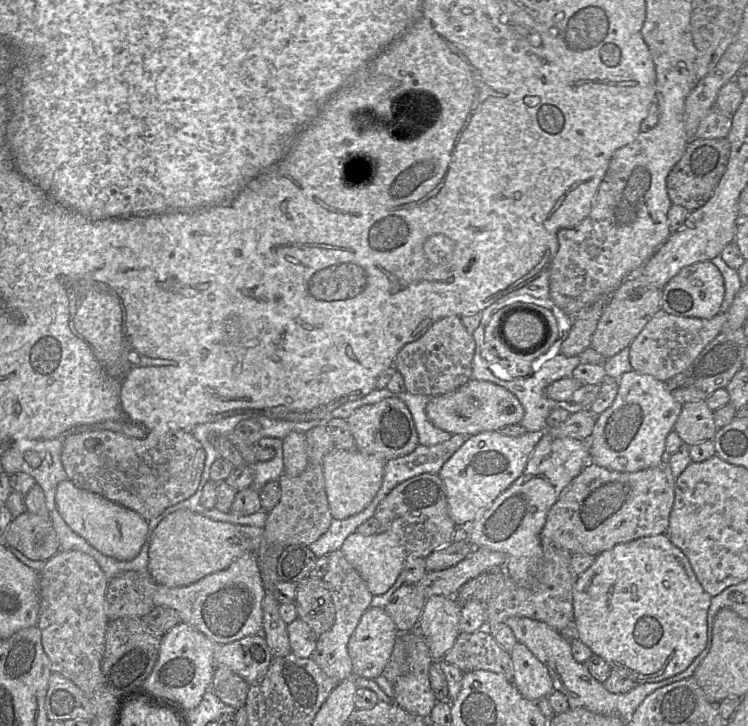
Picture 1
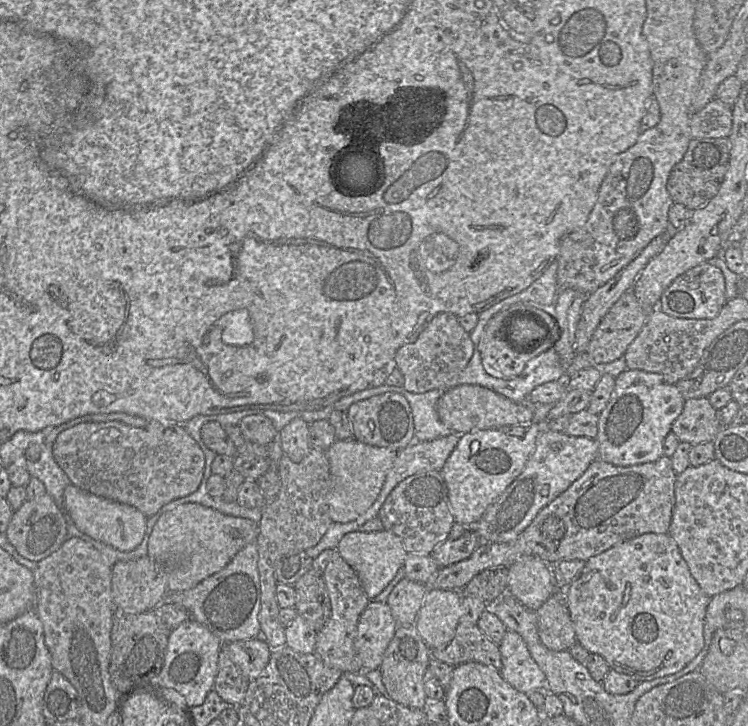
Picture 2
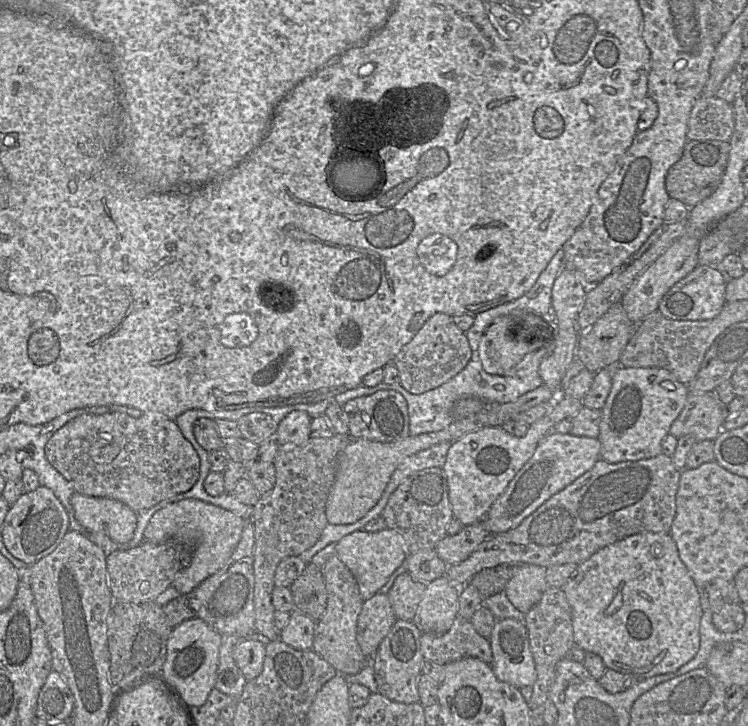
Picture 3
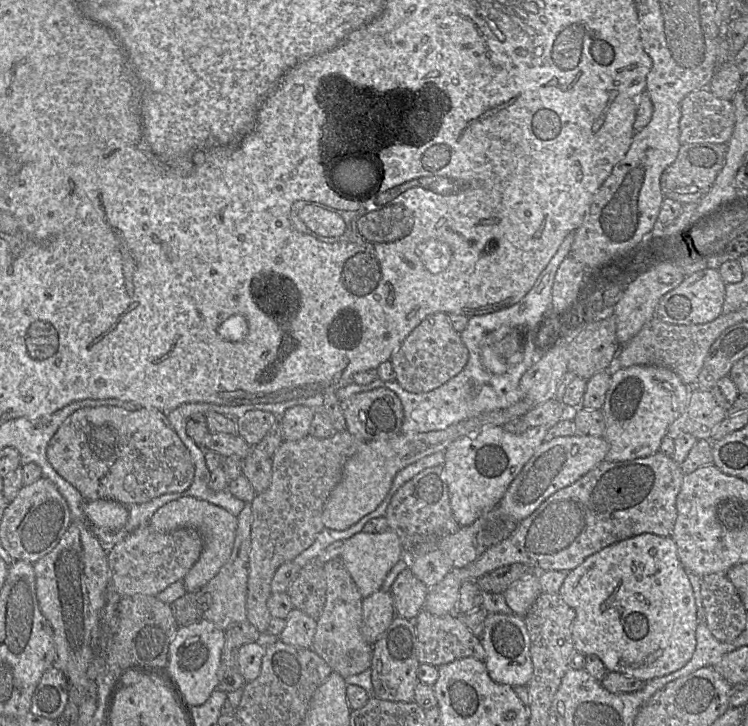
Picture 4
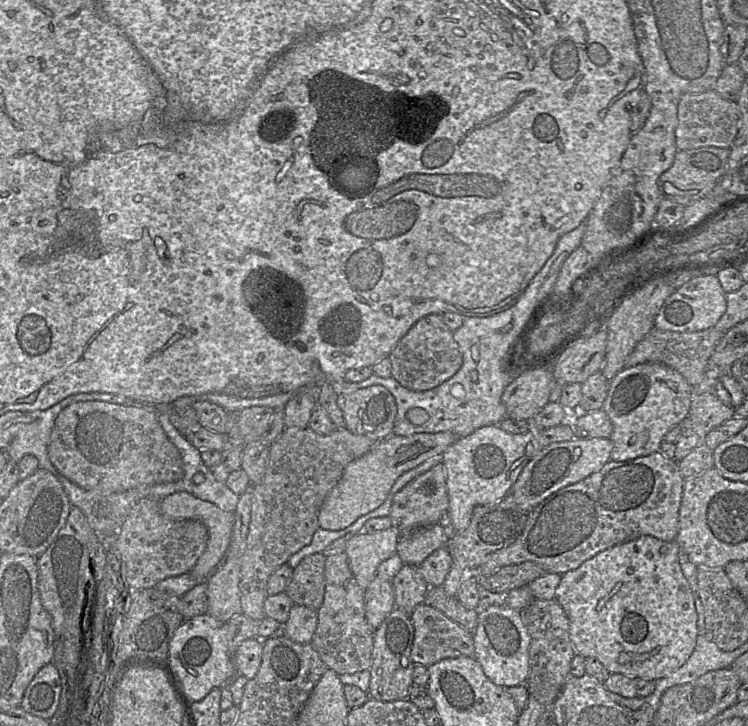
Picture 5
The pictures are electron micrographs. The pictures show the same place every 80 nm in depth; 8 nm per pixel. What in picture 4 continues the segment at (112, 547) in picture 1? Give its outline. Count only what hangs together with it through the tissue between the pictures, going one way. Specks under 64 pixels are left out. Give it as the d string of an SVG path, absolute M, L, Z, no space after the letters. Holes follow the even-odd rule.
M105 499L87 500L84 513L92 524L112 532L121 530L129 517L127 506Z

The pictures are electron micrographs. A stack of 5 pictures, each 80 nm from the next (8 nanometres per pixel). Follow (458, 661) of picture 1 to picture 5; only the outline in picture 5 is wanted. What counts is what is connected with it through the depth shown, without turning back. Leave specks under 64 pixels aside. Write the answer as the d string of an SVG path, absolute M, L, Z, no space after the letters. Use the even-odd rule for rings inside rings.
M422 603L410 613L410 619L414 628L411 659L415 665L429 667L443 659L475 657L473 635L439 610Z

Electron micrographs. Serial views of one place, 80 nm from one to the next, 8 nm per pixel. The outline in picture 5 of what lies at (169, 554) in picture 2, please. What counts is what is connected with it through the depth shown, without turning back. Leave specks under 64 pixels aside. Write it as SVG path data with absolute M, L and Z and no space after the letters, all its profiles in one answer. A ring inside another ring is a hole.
M185 491L172 493L160 501L160 511L171 520L198 520L208 529L208 543L195 566L189 572L198 582L205 582L223 561L230 545L235 515L221 510L215 504L201 500Z

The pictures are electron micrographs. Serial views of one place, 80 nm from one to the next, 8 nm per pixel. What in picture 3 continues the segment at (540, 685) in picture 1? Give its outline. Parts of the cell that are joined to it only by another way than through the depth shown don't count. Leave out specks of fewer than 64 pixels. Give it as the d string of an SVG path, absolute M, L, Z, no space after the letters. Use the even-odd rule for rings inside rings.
M497 619L489 641L493 653L491 667L497 678L517 688L532 687L537 672L525 623Z

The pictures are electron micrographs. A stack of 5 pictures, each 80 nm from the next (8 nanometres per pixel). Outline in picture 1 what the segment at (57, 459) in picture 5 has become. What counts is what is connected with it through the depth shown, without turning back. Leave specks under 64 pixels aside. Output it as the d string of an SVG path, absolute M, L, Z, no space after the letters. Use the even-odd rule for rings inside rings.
M106 429L84 431L81 433L71 435L66 439L61 454L62 465L68 476L68 479L76 487L86 491L90 491L92 493L96 493L102 497L107 498L110 501L113 501L129 509L132 509L138 512L148 522L153 518L156 518L157 516L161 515L168 507L188 499L197 491L197 488L202 478L202 473L204 471L205 459L206 452L203 446L189 430L176 430L164 434L150 433L143 439L133 438L125 434Z

